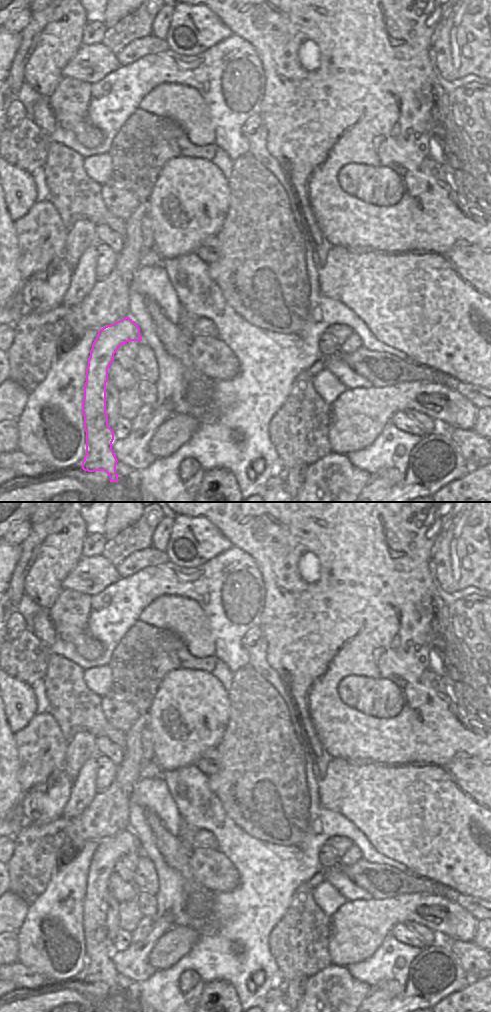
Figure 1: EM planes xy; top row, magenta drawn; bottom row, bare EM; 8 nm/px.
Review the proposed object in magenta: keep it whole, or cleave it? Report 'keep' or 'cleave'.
keep

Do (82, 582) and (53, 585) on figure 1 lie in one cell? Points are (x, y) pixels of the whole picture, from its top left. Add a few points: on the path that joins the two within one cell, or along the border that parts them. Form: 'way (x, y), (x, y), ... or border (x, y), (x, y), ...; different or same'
border (75, 565), (62, 582), (61, 590); different

